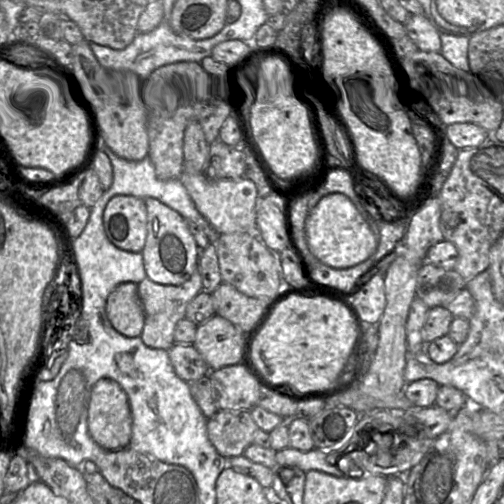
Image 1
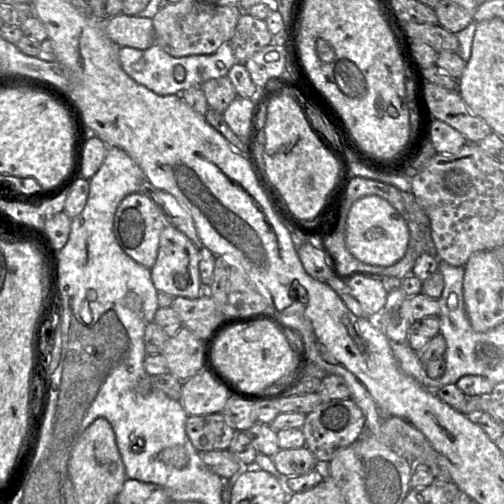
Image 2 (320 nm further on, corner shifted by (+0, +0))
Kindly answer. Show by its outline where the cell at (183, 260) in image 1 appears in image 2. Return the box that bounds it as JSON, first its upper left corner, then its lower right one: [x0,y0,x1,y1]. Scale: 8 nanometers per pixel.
[150,226,204,298]

